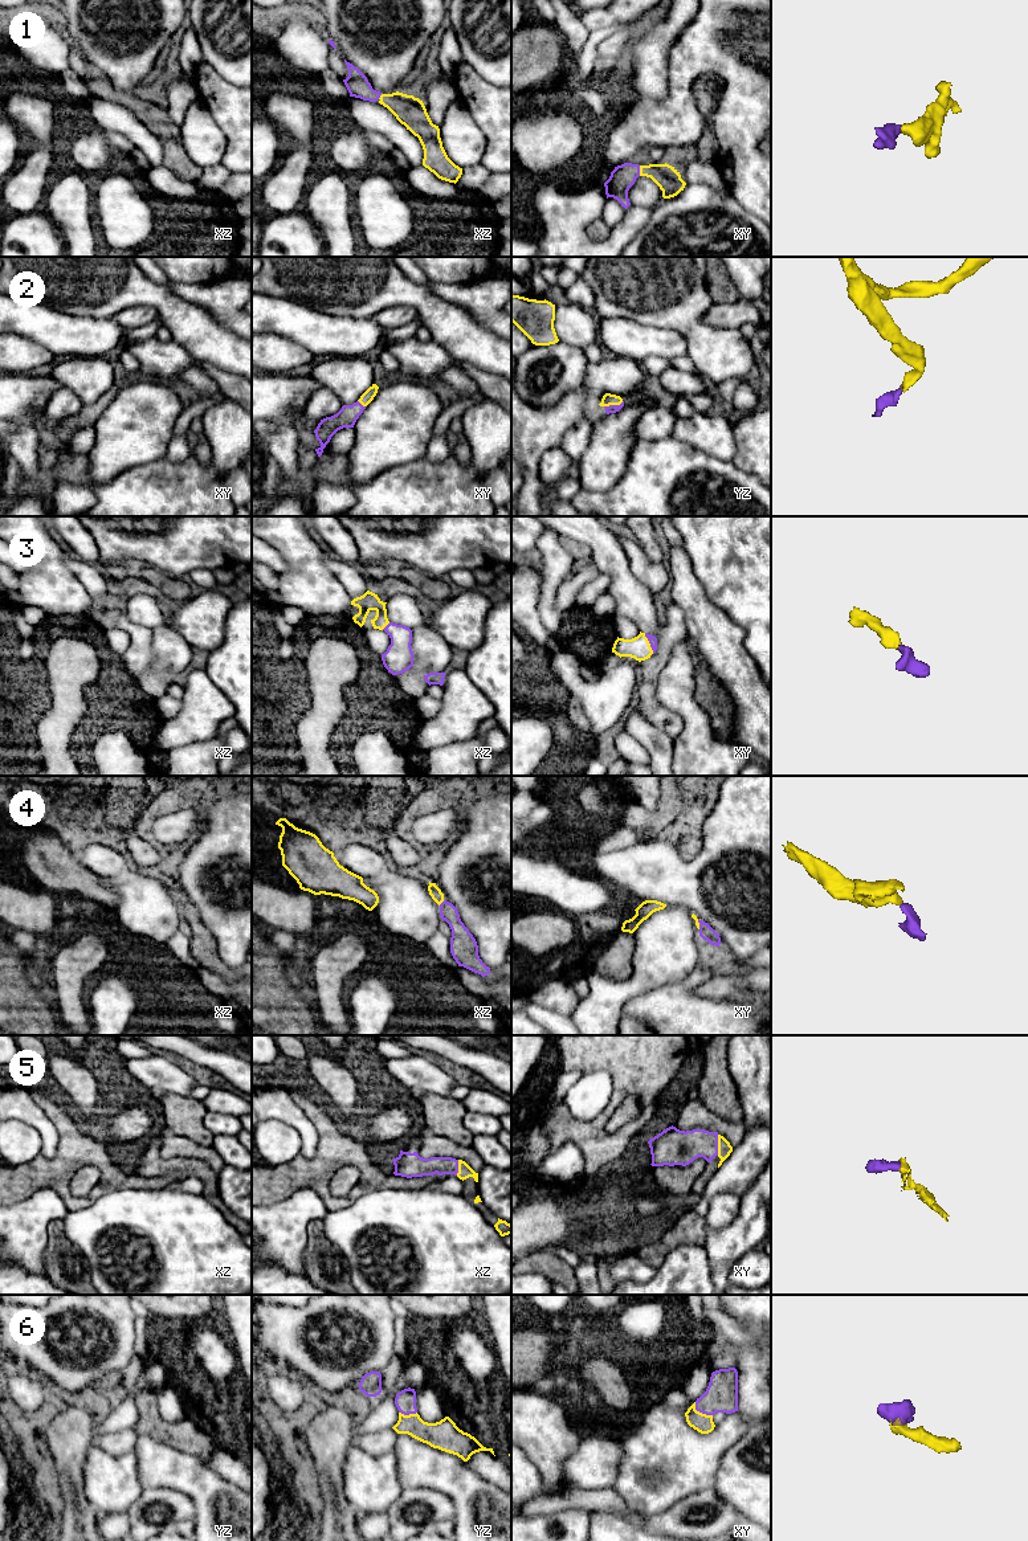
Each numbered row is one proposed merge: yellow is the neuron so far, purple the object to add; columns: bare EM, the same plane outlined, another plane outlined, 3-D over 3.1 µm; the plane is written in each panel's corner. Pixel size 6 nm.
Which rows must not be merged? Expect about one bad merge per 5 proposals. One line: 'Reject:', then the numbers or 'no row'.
Reject: no row

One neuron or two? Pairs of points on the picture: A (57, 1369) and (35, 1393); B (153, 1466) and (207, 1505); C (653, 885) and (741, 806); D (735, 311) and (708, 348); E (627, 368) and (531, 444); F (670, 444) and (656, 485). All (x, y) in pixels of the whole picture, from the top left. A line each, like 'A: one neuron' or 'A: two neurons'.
A: two neurons
B: one neuron
C: one neuron
D: two neurons
E: one neuron
F: one neuron

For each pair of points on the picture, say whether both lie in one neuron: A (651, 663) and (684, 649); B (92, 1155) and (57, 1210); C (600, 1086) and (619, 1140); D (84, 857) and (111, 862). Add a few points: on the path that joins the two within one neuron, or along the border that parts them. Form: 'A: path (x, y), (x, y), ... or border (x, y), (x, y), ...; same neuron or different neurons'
A: border (673, 646), (656, 682); different neurons
B: border (32, 1193), (51, 1188), (68, 1210); different neurons
C: border (607, 1071), (610, 1102), (580, 1120); different neurons
D: path (90, 857), (105, 861); same neuron

